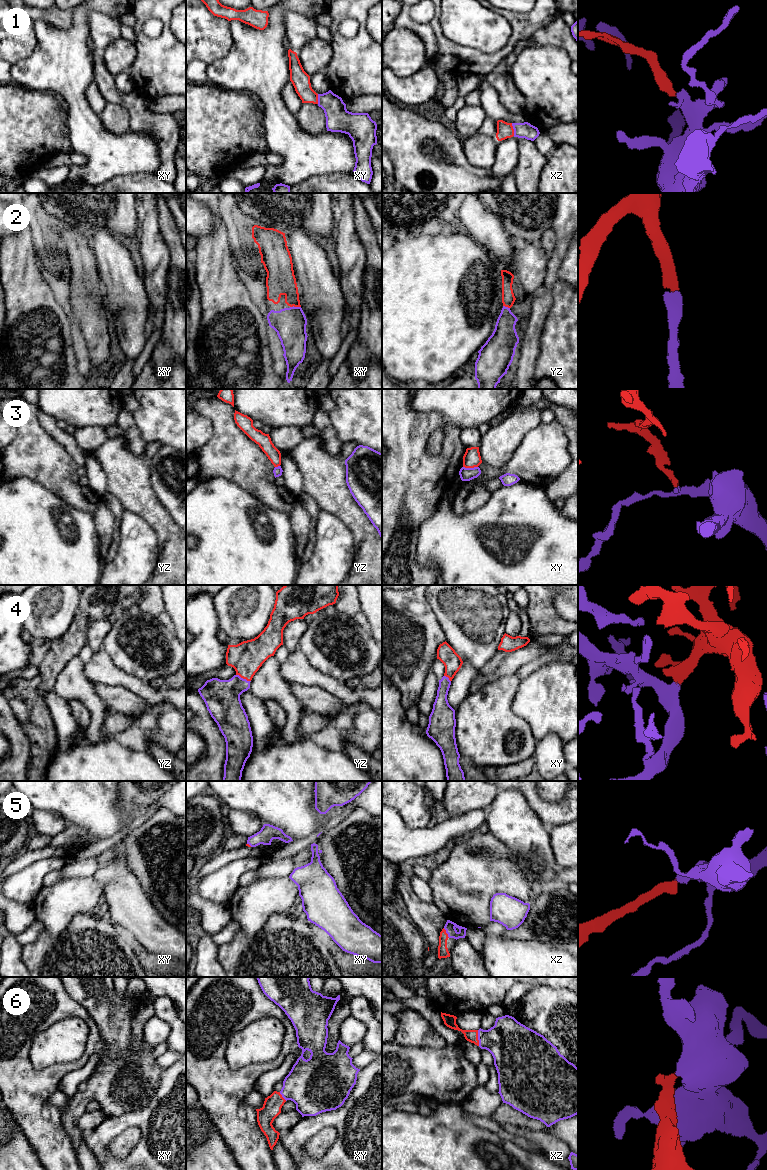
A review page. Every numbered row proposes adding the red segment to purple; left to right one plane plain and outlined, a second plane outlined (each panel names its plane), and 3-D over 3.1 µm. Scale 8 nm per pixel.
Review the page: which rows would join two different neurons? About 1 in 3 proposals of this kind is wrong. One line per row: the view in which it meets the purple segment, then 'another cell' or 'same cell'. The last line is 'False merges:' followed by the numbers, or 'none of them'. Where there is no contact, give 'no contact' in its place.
1: xz | same cell
2: xy | same cell
3: xy | another cell
4: yz | same cell
5: xz | same cell
6: xz | same cell
False merges: 3

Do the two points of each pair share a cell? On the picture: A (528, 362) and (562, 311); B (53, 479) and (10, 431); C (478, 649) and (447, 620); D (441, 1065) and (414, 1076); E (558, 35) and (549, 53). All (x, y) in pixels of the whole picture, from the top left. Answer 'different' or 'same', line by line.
A: different
B: different
C: same
D: same
E: different

